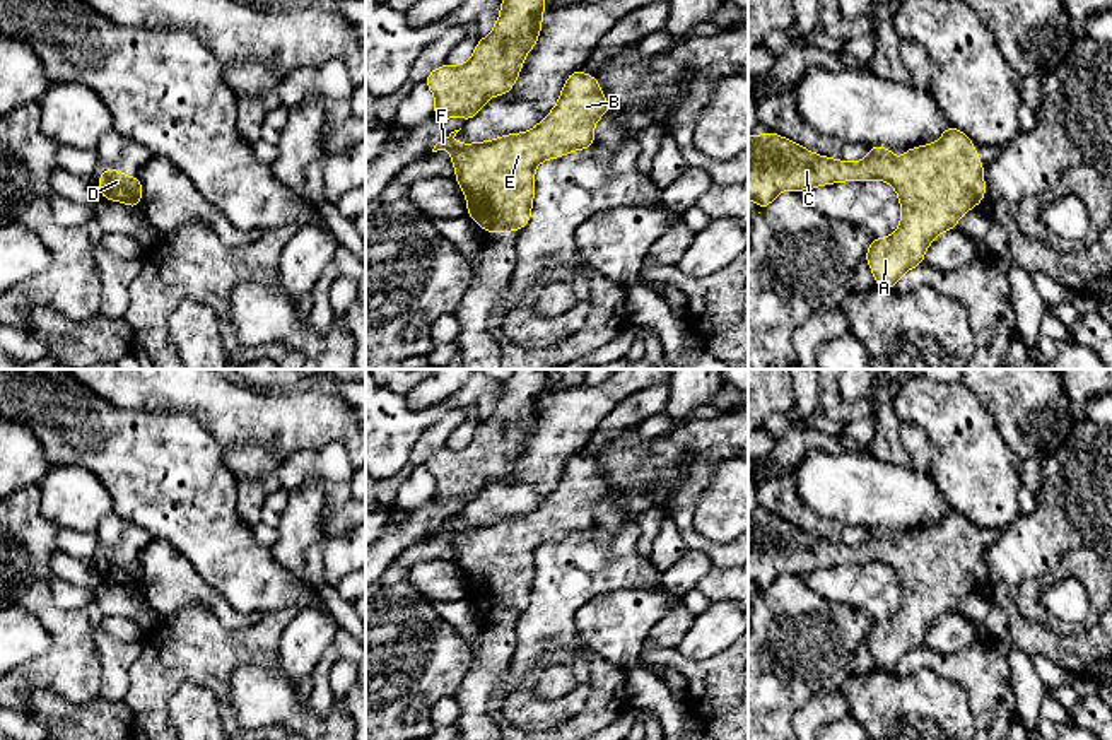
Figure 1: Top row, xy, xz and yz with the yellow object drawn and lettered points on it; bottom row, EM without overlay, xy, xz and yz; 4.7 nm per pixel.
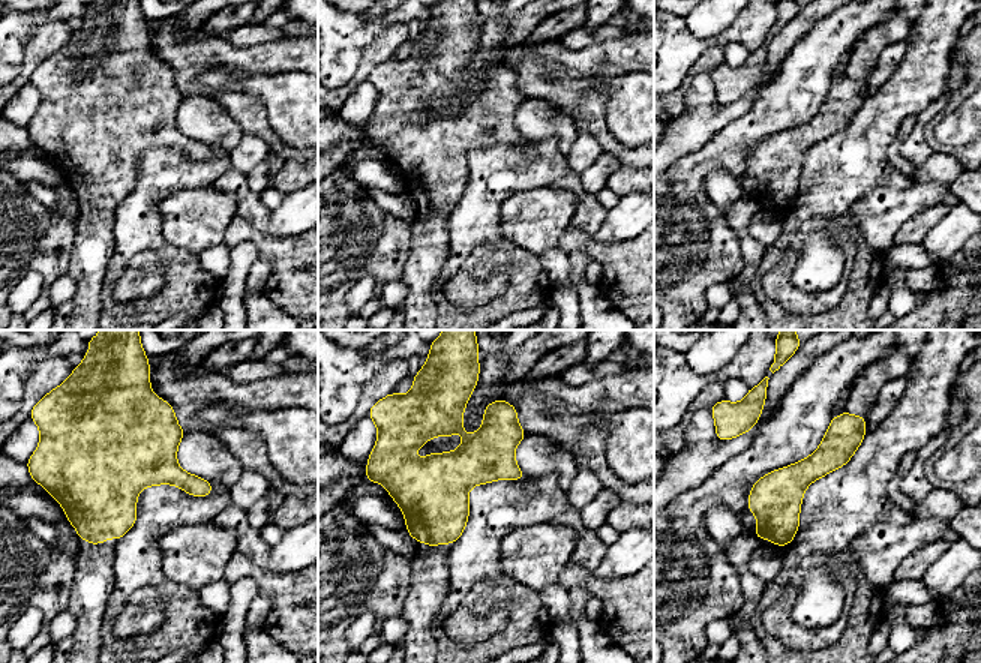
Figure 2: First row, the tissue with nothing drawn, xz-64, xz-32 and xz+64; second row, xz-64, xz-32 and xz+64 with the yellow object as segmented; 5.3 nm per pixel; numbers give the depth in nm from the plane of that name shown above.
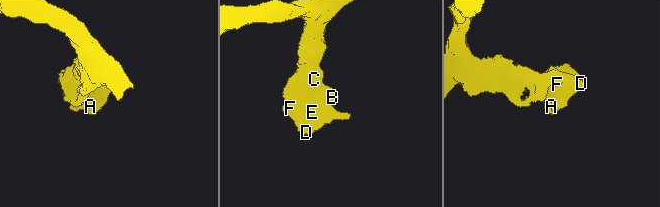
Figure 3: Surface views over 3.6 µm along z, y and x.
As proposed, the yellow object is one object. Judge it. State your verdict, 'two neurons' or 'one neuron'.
one neuron

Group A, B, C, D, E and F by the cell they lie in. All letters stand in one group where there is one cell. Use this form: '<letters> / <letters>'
A B C D E F

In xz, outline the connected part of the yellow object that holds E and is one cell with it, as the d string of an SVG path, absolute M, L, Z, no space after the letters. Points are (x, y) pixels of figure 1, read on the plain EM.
M572 455L555 490L531 513L495 523L454 526L459 513L442 520L432 535L449 532L468 598L487 615L523 612L531 602L535 550L594 526L594 506L612 492L598 461Z

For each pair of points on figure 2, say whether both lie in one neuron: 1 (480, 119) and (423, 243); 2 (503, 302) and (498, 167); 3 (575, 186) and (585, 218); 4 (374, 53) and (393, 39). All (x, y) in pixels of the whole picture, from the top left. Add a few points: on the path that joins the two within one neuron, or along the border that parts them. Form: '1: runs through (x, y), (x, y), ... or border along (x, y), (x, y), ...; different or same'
1: runs through (449, 150), (440, 159), (440, 212); same
2: runs through (518, 267), (518, 257), (489, 231), (489, 201); same
3: runs through (582, 194), (585, 197), (585, 210); same
4: runs through (378, 51), (389, 41); same

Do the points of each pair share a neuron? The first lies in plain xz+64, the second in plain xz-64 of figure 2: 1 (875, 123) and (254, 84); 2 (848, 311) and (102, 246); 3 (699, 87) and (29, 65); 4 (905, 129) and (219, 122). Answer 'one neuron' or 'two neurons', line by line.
1: two neurons
2: two neurons
3: two neurons
4: one neuron

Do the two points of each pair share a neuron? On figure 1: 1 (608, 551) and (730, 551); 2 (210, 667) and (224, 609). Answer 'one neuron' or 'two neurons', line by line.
1: two neurons
2: two neurons

